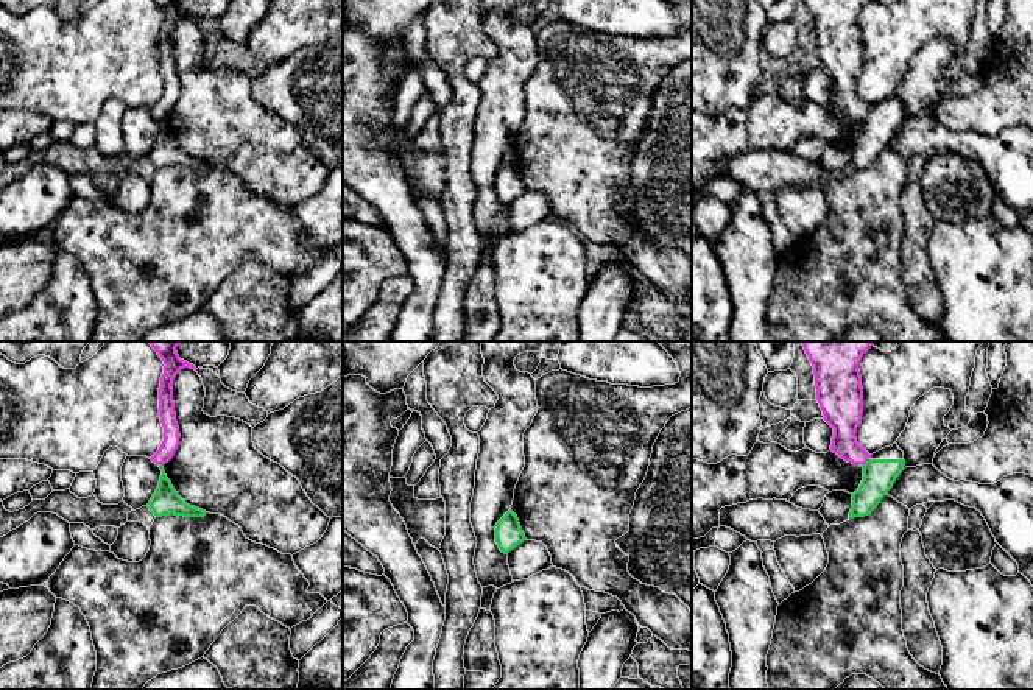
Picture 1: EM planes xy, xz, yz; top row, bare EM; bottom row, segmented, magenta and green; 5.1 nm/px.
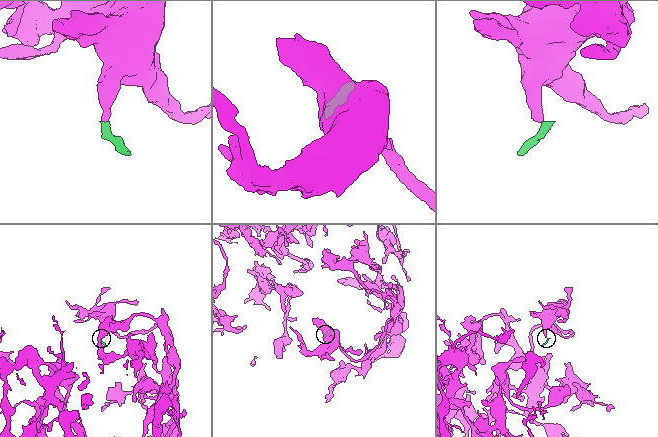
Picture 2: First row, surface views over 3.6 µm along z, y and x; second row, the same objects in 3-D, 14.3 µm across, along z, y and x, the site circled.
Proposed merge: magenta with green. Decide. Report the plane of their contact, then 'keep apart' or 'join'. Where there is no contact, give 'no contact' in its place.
yz | keep apart

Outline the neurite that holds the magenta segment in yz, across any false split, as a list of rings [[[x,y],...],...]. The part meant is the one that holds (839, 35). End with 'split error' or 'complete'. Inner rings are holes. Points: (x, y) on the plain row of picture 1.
[[[804,0],[815,25],[816,51],[824,72],[834,79],[830,101],[852,115],[871,106],[857,93],[863,65],[863,39],[858,22],[868,0]]]; complete

